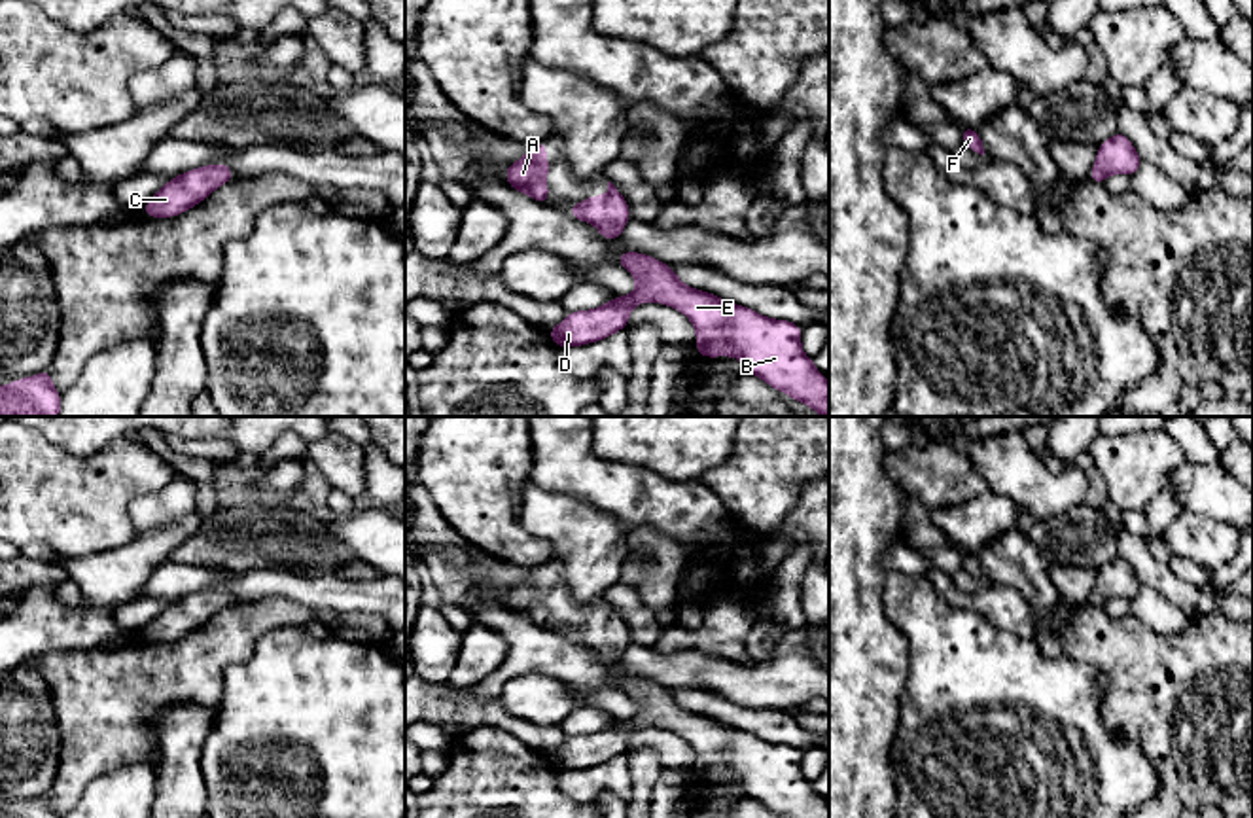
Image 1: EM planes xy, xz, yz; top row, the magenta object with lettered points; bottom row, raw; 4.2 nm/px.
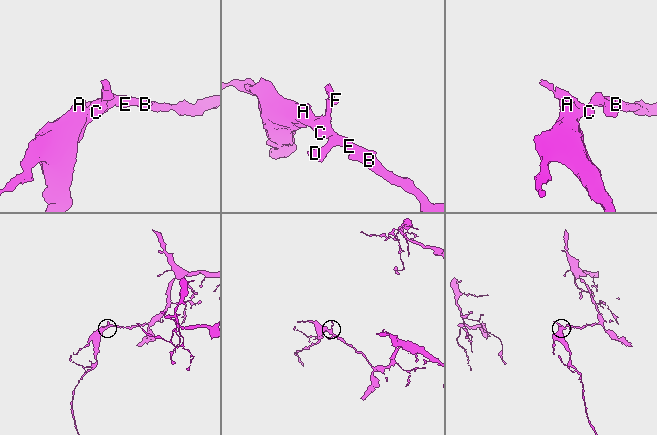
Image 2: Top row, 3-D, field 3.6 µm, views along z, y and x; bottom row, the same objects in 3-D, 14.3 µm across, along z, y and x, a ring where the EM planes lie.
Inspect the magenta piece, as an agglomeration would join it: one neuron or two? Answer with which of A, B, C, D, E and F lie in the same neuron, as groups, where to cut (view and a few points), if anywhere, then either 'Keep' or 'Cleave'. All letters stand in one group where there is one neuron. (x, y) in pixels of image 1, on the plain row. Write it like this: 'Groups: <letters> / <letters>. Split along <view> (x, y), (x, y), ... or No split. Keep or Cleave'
Groups: A B C D E F. No split. Keep

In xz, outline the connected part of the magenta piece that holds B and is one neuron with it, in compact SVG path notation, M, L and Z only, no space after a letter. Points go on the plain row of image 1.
M621 676L617 685L638 704L638 712L632 718L613 721L609 727L592 735L568 737L558 750L547 754L556 771L581 771L608 763L615 756L626 752L630 735L636 729L655 725L678 733L693 746L698 780L734 780L744 788L748 797L753 797L784 818L829 818L829 807L801 773L801 750L789 744L767 742L748 731L734 729L714 718L689 712L676 701L672 691L651 680Z

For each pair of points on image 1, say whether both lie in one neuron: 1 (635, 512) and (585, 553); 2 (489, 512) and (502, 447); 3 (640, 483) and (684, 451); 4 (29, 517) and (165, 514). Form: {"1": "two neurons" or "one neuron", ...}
{"1": "two neurons", "2": "one neuron", "3": "two neurons", "4": "two neurons"}

